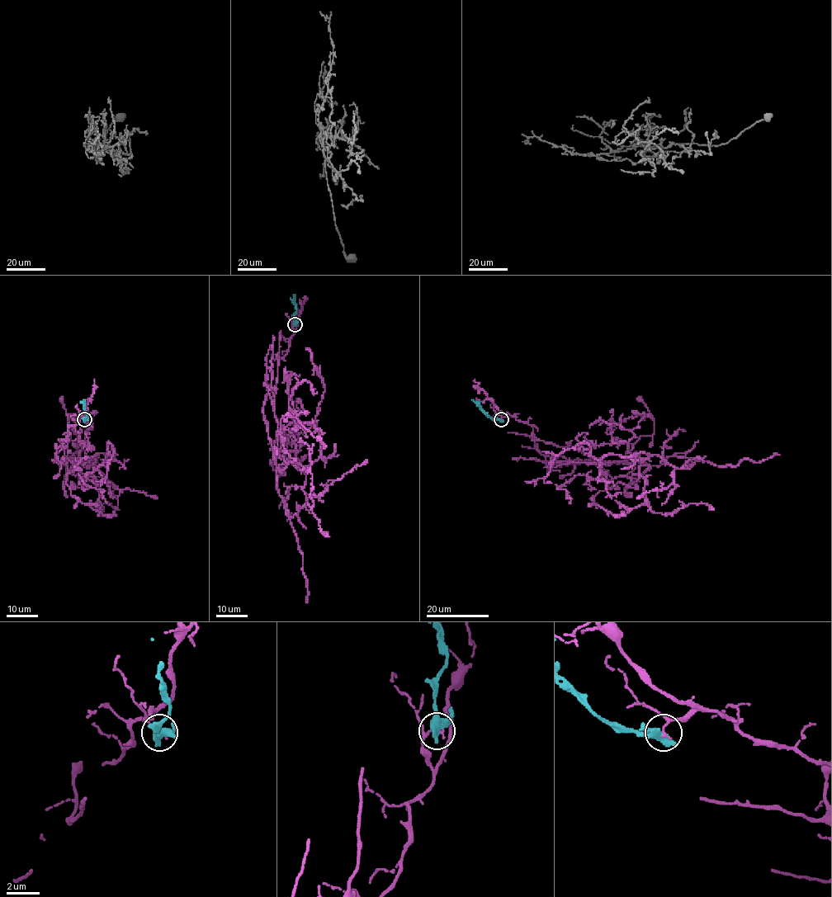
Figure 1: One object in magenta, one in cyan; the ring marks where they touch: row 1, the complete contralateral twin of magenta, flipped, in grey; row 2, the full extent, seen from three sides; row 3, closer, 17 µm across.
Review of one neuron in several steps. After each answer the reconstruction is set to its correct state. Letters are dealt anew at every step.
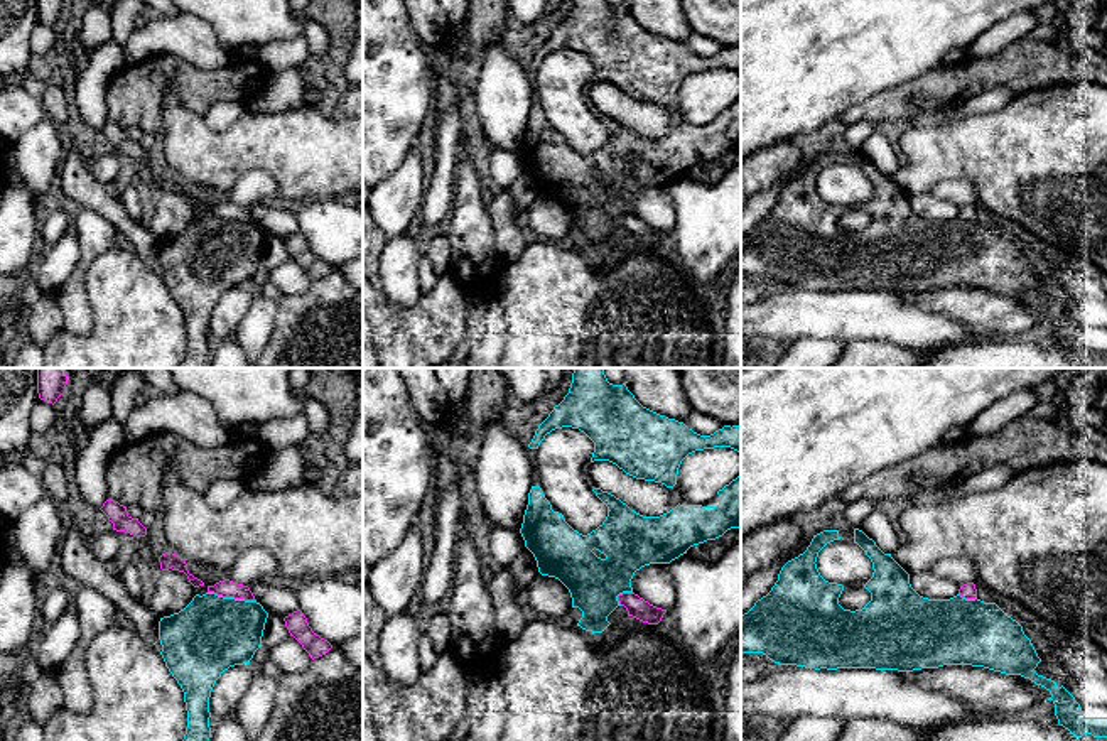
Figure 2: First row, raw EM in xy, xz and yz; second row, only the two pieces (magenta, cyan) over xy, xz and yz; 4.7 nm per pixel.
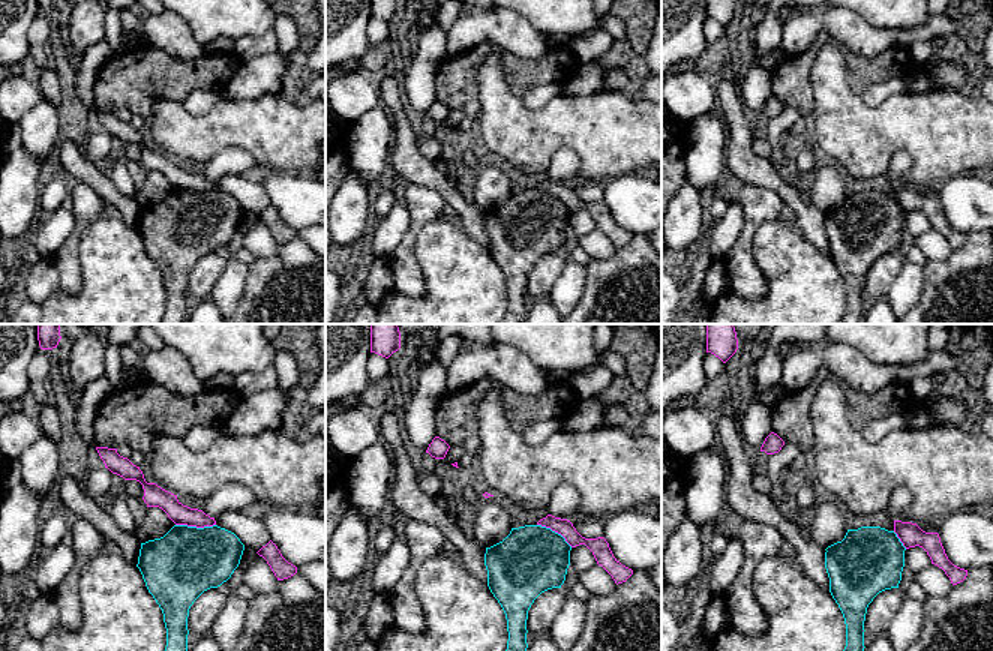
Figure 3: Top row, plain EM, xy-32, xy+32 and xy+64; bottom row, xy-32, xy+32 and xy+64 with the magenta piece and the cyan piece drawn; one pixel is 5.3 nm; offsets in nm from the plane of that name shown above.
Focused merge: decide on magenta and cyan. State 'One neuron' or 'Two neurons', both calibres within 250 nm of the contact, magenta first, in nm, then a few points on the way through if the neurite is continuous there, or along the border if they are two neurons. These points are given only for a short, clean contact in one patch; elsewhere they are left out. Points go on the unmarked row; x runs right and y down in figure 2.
Two neurons. Thickness 90 nm (magenta) against 360 nm. Boundary: xy (208, 213), (218, 218), (255, 223)

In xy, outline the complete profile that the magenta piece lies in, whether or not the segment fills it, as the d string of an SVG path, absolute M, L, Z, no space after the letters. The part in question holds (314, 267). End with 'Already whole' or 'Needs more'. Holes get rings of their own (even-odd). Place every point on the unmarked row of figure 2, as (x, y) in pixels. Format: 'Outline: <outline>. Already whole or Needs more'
Outline: M300 231L285 238L284 243L290 258L294 258L302 267L302 270L309 275L312 282L326 277L332 270L327 262L321 260L312 253L307 240Z. Already whole

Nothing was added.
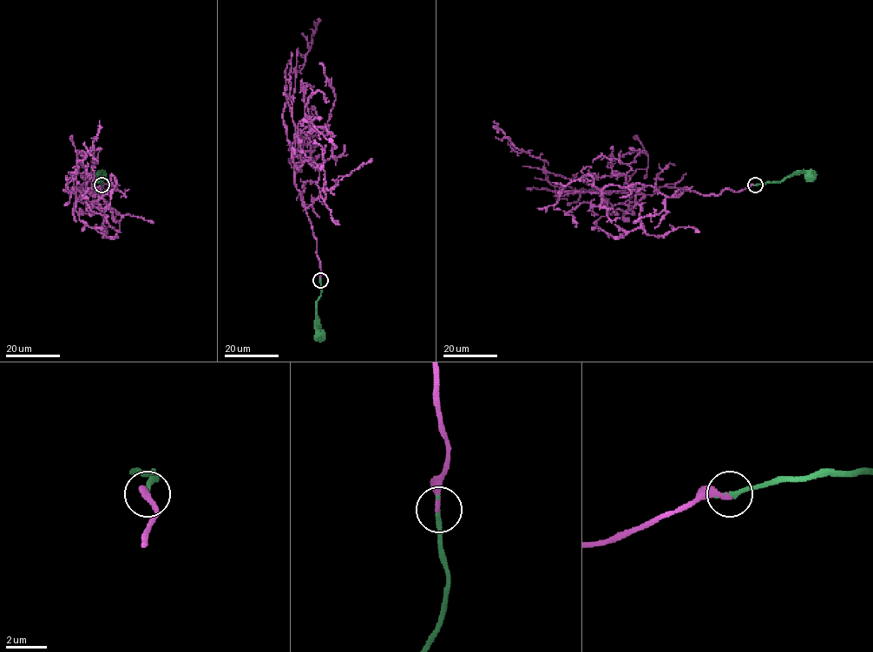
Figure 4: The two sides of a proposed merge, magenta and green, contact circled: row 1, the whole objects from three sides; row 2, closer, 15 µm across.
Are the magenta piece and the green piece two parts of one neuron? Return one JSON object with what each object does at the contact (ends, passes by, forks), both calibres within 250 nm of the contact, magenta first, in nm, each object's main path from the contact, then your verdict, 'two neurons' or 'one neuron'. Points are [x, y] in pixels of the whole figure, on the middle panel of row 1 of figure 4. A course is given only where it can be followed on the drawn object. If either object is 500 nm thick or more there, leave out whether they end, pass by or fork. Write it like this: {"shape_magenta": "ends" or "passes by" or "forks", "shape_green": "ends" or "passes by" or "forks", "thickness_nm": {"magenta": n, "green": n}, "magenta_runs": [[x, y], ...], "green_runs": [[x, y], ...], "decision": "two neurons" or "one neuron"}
{"shape_magenta": "ends", "shape_green": "ends", "thickness_nm": {"magenta": 280, "green": 220}, "magenta_runs": [[320, 280], [316, 238], [294, 185], [300, 133], [292, 107], [295, 69], [304, 66], [318, 18]], "green_runs": [[320, 280], [321, 293], [316, 303], [315, 321], [315, 330], [318, 334]], "decision": "one neuron"}

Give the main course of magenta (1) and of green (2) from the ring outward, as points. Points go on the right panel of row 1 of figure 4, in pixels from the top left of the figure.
1: (755, 185), (713, 195), (666, 186), (651, 195), (607, 193), (549, 172), (546, 160), (517, 149), (493, 121)
2: (755, 185), (782, 181), (796, 174), (809, 176)

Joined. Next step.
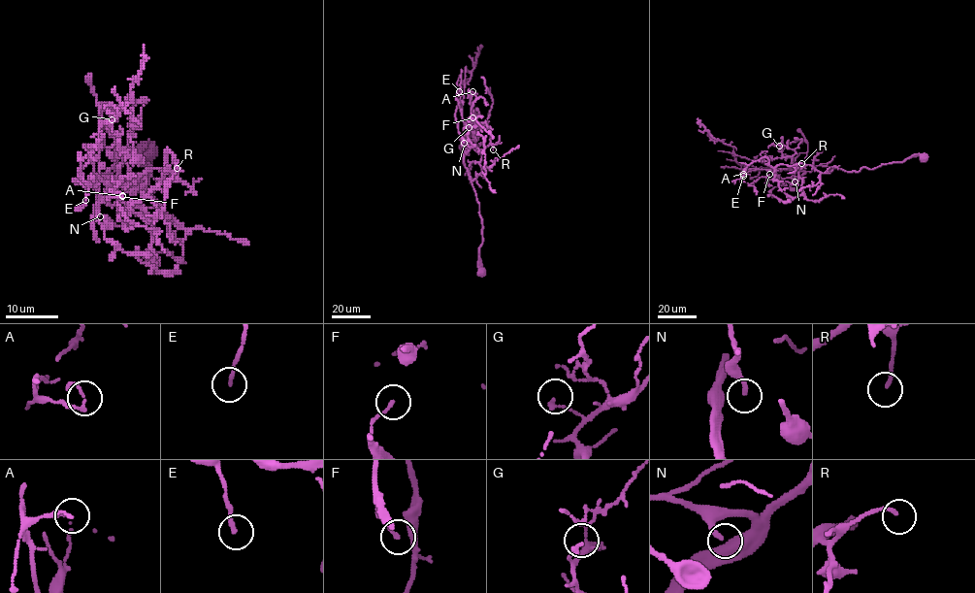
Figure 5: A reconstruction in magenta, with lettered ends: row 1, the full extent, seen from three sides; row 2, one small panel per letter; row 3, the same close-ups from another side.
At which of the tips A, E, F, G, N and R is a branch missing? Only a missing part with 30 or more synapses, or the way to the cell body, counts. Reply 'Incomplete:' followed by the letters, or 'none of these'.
Incomplete: N

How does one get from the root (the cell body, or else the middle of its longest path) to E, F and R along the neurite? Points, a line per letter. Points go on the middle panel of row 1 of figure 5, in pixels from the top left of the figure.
E: (480, 271), (481, 216), (463, 164), (463, 150), (468, 146), (462, 143), (455, 115), (459, 91)
F: (480, 271), (481, 216), (463, 150), (473, 147), (481, 152), (491, 134), (487, 123), (477, 124), (472, 117)
R: (480, 271), (481, 216), (463, 164), (463, 150), (473, 147), (480, 152), (491, 144), (493, 149)

